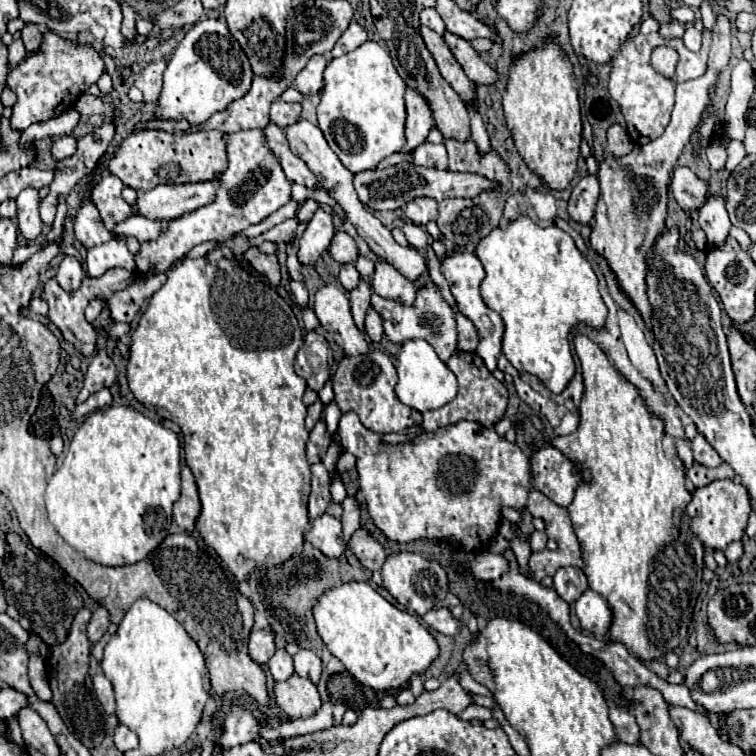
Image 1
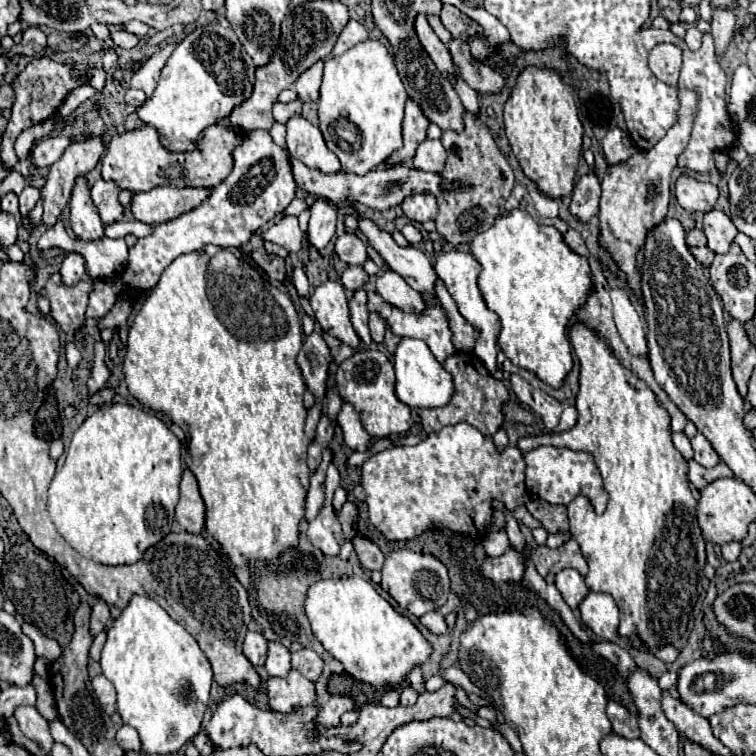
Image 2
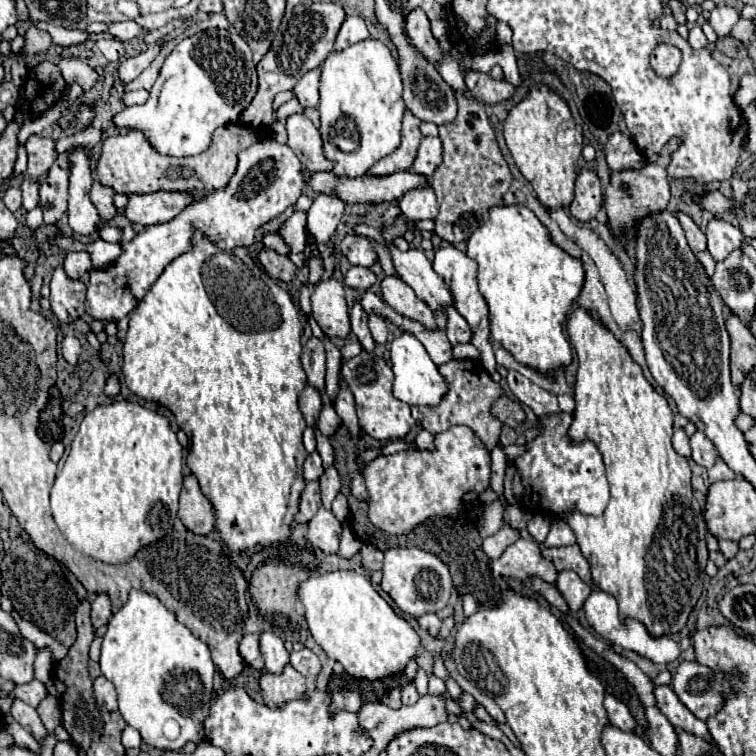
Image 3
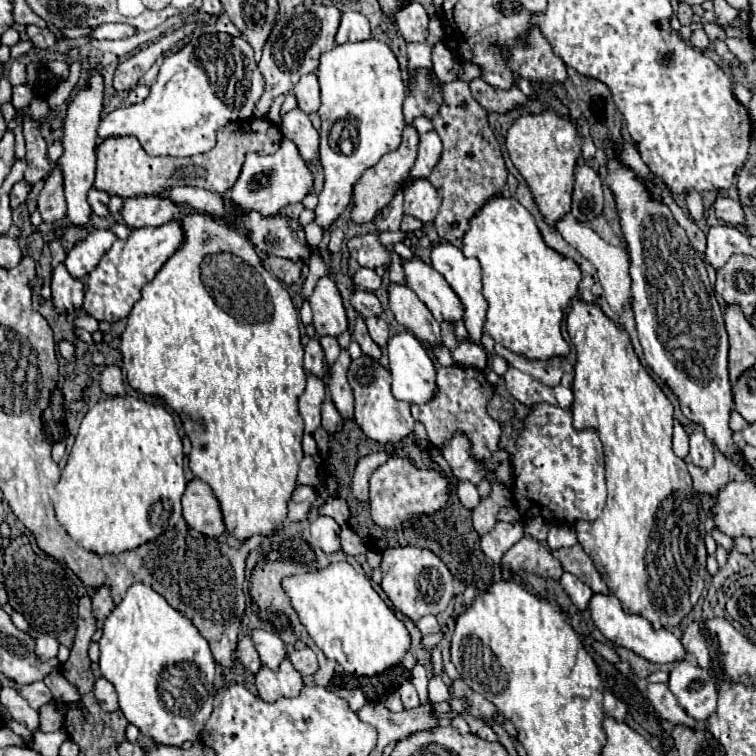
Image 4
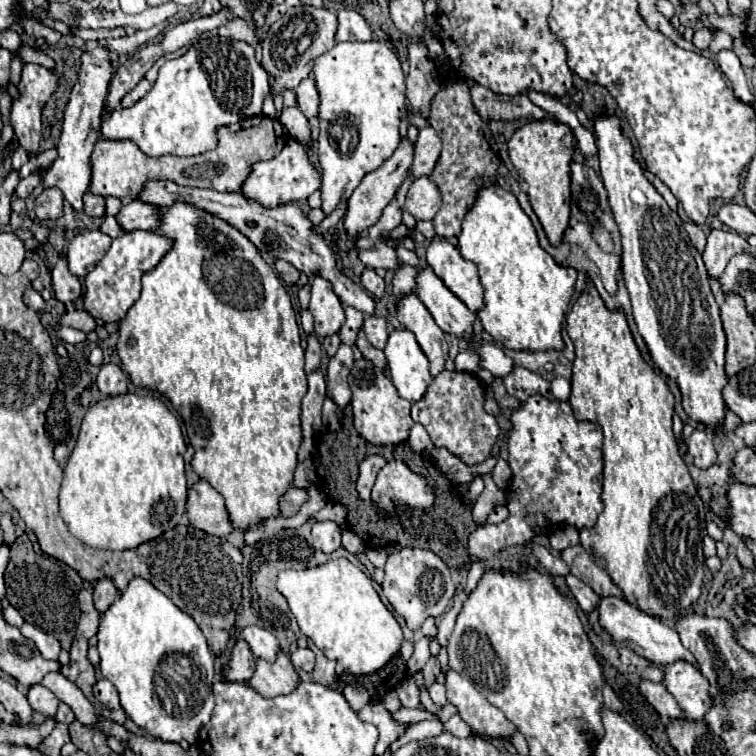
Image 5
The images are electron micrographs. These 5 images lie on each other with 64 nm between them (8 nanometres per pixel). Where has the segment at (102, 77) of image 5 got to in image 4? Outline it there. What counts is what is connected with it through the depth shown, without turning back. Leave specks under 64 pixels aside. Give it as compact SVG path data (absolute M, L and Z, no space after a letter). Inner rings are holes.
M92 72L88 88L78 90L72 104L68 106L68 116L64 120L64 154L58 160L58 166L64 174L64 192L66 192L66 202L68 202L68 212L66 218L74 226L86 226L92 216L92 208L86 200L88 190L94 186L94 168L96 168L96 128L100 124L100 114L102 114L102 98L104 98L104 80L98 72Z

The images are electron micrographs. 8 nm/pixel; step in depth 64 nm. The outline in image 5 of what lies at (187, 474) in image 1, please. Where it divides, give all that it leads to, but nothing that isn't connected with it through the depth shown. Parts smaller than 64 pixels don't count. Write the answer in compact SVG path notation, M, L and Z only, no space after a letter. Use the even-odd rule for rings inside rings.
M198 480L188 490L186 514L190 524L206 534L226 538L234 530L224 506L224 498L206 480Z

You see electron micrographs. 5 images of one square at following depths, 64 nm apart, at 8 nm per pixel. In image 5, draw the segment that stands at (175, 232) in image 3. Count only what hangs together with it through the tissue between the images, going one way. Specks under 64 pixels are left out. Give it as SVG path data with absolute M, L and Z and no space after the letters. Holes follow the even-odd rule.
M288 140L282 152L272 160L266 160L266 162L262 160L252 164L252 172L248 174L248 180L244 180L244 184L240 186L242 196L260 202L266 208L274 208L286 202L306 200L316 190L320 190L320 174L314 170L306 150L296 140ZM126 232L124 236L116 238L108 250L108 254L96 264L96 268L84 280L84 308L94 318L104 322L120 322L128 308L140 298L140 278L144 272L156 268L156 264L164 258L164 252L172 246L172 240L160 236L158 232Z

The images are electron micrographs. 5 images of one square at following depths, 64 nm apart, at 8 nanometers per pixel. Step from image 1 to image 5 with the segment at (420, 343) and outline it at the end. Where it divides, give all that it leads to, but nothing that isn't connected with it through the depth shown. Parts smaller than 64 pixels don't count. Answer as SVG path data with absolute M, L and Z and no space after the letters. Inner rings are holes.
M406 328L394 330L388 338L384 354L388 360L390 380L398 394L408 402L418 402L430 386L432 374L430 362L418 346L414 334Z

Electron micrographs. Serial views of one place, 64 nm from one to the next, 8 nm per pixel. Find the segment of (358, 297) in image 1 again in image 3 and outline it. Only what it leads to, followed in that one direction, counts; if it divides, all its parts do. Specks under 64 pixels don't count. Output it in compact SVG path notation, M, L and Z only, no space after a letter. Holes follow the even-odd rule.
M358 300L354 302L354 306L350 310L350 322L352 322L352 334L358 338L362 348L372 352L374 350L374 340L372 340L372 334L368 330L368 314L364 312L364 308L360 308Z

